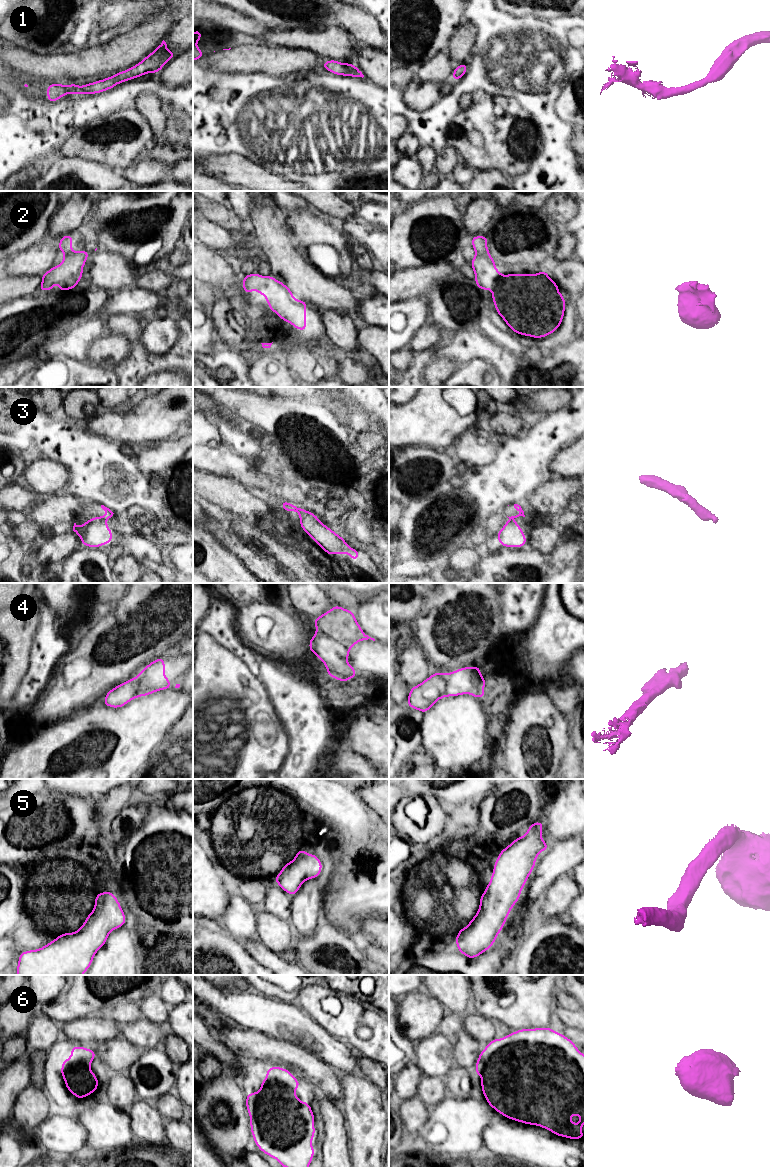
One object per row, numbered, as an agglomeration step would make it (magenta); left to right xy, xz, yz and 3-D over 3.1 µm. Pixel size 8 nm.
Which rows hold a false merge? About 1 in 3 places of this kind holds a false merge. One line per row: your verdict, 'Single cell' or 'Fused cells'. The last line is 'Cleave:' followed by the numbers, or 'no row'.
1: Single cell
2: Single cell
3: Fused cells
4: Fused cells
5: Single cell
6: Single cell
Cleave: 3, 4

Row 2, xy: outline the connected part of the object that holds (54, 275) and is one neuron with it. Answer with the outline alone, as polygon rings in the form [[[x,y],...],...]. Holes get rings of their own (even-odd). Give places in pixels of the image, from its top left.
[[[64,235],[60,238],[58,248],[64,253],[64,259],[58,266],[52,267],[45,272],[42,277],[42,283],[38,290],[51,291],[56,283],[59,283],[58,290],[74,289],[82,279],[83,267],[87,261],[90,252],[86,250],[72,251],[72,241],[74,237]]]

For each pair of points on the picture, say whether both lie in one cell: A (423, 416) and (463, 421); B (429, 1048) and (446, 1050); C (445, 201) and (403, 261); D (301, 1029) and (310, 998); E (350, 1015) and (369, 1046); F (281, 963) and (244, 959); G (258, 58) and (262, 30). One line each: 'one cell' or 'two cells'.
A: one cell
B: one cell
C: one cell
D: two cells
E: one cell
F: two cells
G: two cells

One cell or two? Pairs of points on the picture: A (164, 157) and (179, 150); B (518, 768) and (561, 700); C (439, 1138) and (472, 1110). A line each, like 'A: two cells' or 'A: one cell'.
A: one cell
B: two cells
C: one cell

